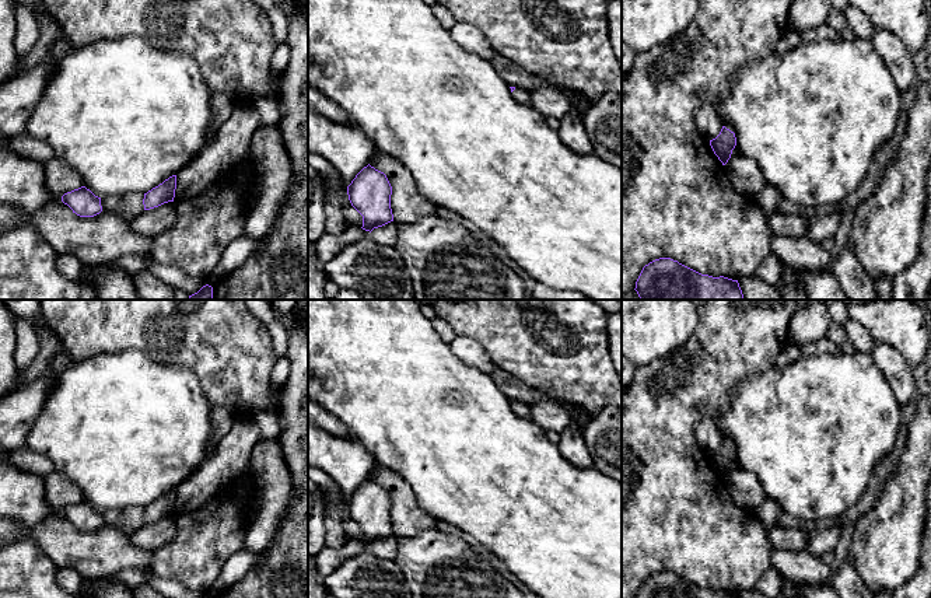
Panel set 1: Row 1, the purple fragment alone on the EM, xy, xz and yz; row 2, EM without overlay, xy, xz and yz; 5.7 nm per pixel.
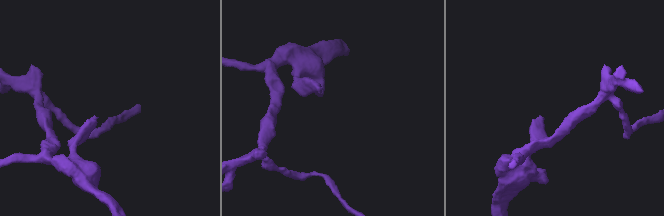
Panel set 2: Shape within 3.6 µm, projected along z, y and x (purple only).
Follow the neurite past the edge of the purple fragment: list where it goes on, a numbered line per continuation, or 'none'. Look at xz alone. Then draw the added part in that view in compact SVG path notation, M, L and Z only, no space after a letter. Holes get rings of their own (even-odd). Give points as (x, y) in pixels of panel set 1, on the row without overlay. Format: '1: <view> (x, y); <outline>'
1: xz (524, 411); M515 401L515 403L512 405L512 410L519 417L531 420L532 406L526 405L524 402Z

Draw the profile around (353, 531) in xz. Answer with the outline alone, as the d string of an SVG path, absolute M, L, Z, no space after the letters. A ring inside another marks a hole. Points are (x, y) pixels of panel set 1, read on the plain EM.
M340 493L340 507L343 511L343 527L346 532L346 541L363 541L363 529L351 520L347 508L347 501L344 500L343 494Z

